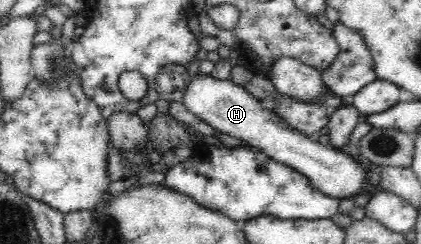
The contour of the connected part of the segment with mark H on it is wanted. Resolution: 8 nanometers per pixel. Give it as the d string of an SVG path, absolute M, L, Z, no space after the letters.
M207 75L195 77L185 91L185 107L217 132L231 135L244 142L247 147L253 147L274 161L307 176L312 186L326 197L341 201L346 198L355 199L364 192L373 199L381 190L379 185L368 186L369 169L364 168L359 160L342 151L316 143L315 137L291 130L291 126L283 122L271 107L253 99L245 88L237 86L230 79L217 80Z

